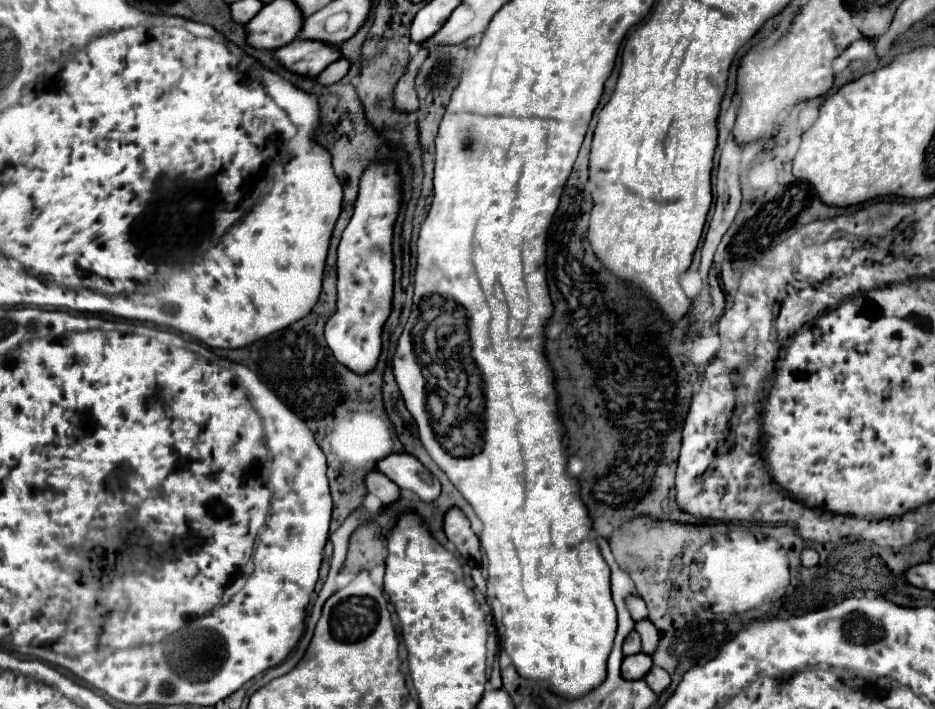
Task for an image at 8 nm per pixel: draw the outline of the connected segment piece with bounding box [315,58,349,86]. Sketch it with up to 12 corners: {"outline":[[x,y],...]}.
{"outline":[[333,62],[315,78],[321,86],[331,86],[347,74],[349,62]]}

